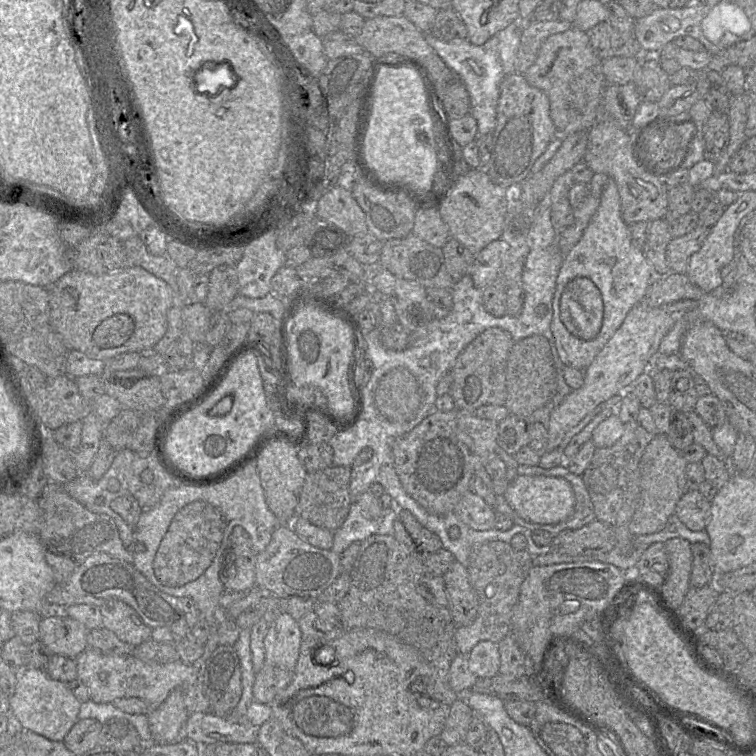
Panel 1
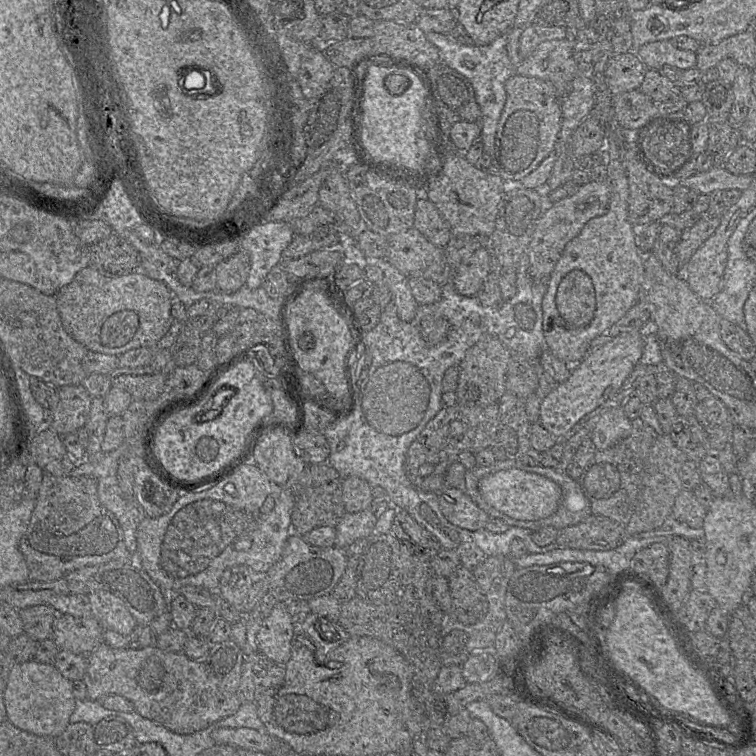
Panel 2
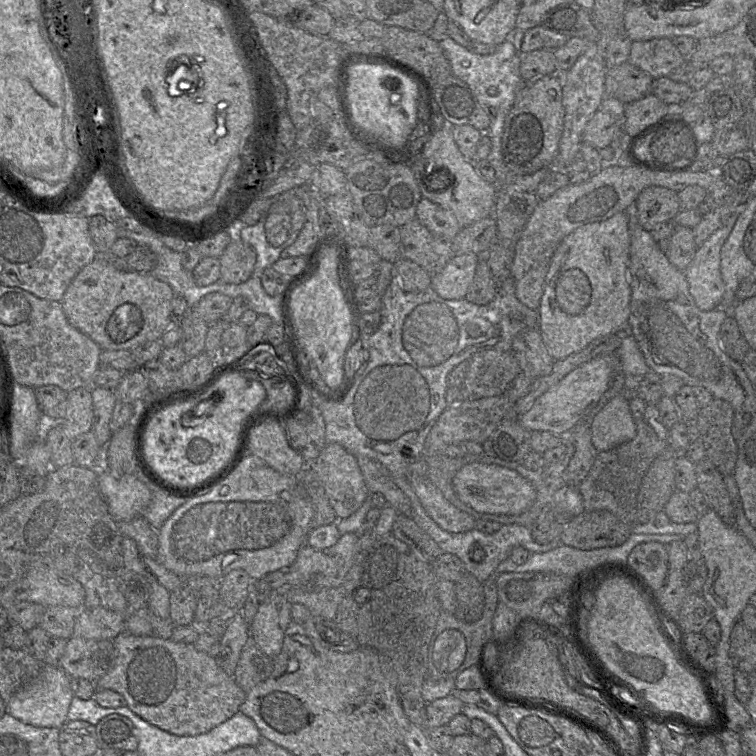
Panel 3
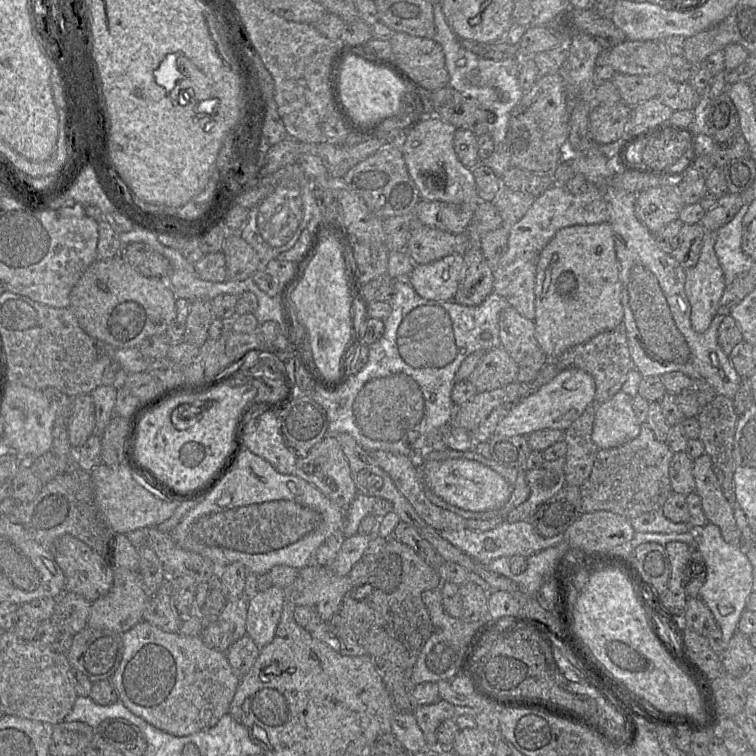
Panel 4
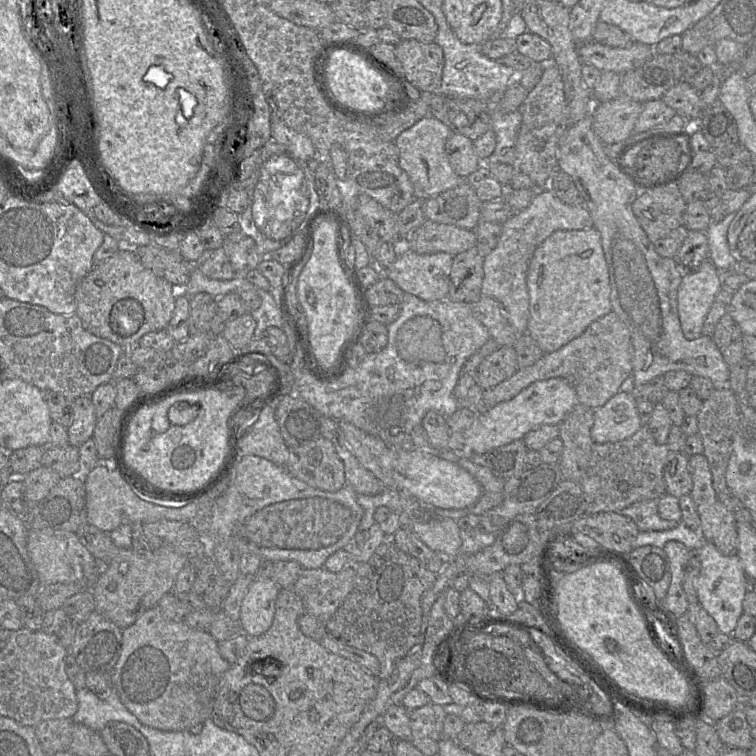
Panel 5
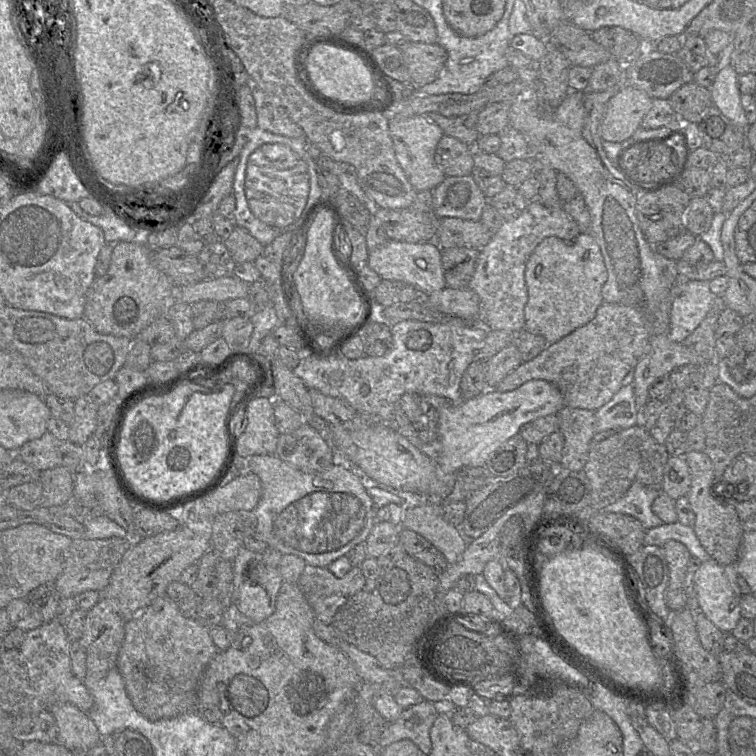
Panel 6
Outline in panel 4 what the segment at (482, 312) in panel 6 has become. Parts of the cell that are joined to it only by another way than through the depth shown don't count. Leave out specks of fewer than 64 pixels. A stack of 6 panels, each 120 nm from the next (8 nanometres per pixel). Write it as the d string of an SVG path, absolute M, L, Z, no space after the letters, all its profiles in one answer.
M554 184L542 195L535 198L534 203L524 216L515 223L508 233L508 248L506 253L499 260L496 268L493 270L493 291L505 298L509 305L515 308L522 316L527 319L535 319L535 279L538 258L547 244L555 234L566 227L576 225L592 225L608 223L609 210L604 199L603 193L599 188L590 186L590 189L580 195L571 194L565 186Z

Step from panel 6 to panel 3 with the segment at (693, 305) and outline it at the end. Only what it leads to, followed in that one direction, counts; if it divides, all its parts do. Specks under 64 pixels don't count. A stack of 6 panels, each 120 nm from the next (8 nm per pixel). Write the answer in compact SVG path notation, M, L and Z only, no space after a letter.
M740 204L727 223L697 248L692 262L684 271L689 292L702 311L711 311L720 307L724 295L720 267L721 248L746 206L747 204Z

